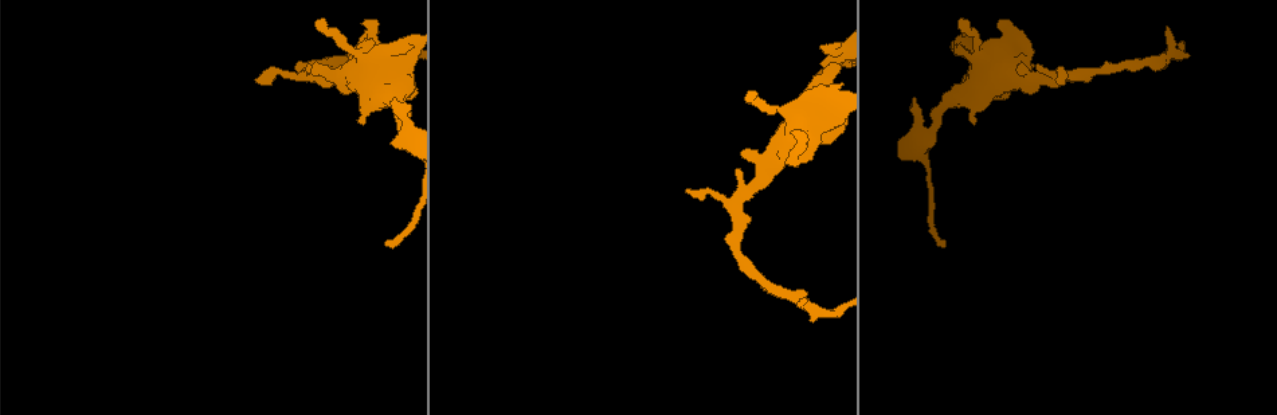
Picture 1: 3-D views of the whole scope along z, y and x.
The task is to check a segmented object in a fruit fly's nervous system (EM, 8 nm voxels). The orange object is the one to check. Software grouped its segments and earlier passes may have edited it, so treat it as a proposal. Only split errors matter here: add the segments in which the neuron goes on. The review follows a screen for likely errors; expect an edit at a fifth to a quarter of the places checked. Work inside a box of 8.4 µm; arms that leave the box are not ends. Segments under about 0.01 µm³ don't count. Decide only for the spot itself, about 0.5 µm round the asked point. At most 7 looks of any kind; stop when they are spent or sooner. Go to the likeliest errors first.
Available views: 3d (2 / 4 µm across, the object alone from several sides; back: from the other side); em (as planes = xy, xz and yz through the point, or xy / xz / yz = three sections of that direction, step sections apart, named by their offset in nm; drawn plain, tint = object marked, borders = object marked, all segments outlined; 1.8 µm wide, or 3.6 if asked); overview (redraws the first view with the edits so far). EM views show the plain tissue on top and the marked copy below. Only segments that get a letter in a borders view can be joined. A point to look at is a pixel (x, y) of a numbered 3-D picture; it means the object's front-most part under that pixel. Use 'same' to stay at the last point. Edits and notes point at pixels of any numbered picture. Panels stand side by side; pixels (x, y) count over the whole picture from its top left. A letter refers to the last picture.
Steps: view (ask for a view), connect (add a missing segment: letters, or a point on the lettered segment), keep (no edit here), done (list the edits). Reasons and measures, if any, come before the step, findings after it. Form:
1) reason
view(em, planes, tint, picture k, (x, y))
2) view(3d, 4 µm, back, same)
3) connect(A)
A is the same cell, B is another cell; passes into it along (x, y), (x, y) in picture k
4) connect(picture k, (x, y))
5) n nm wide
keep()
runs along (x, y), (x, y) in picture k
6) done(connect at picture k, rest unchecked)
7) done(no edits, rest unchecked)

view(em, planes, borders, picture 1, (686, 192))

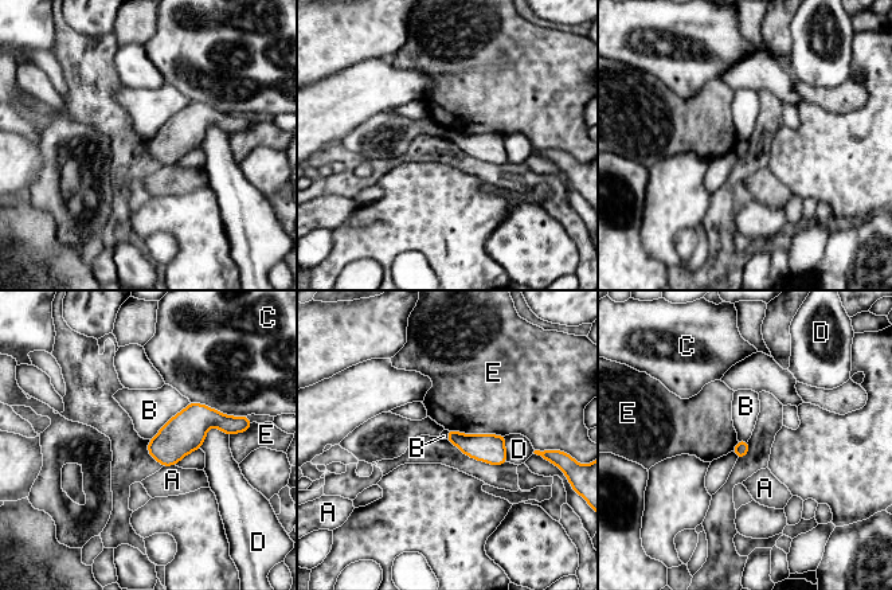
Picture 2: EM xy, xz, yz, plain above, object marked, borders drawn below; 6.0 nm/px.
keep()
A, B, C, D and E are other cells; border along (190, 402), (151, 440) in picture 2; none of them fits

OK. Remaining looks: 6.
thick end
view(em, yz, step 8, borders, picture 1, (363, 124))

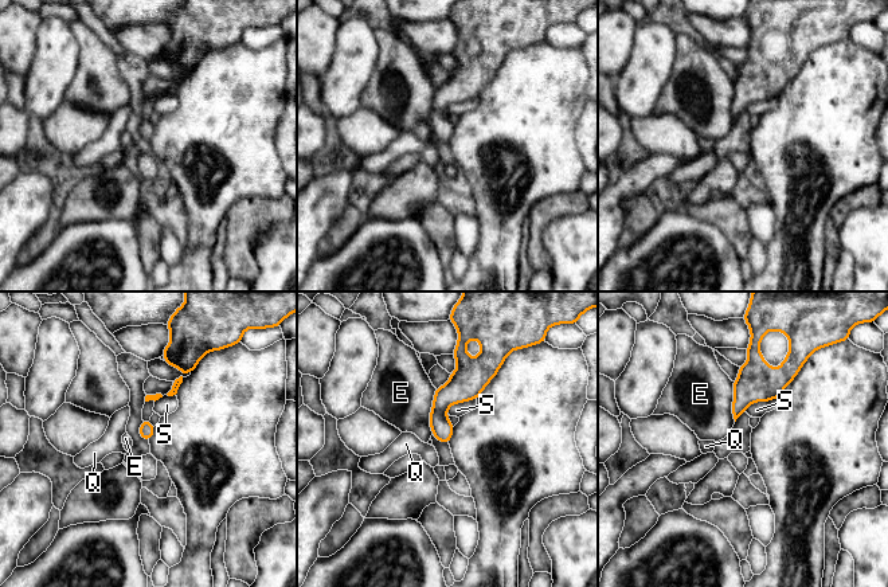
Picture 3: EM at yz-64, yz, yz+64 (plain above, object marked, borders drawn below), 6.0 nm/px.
keep()
E, Q and S are other cells; border along (435, 388), (430, 413), (431, 434) in picture 3; none of them fits

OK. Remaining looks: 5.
branch stops here
view(3d, 2 µm, picture 1, (963, 18))

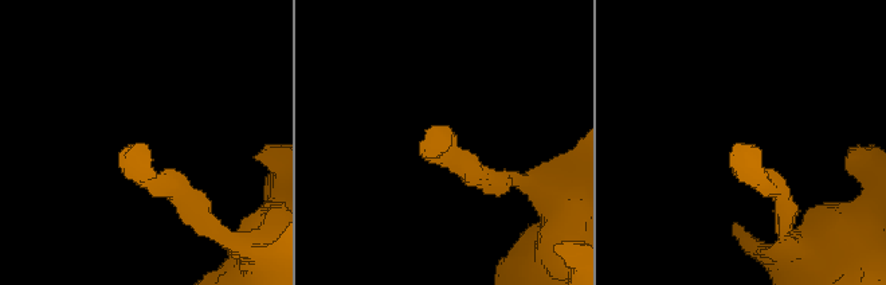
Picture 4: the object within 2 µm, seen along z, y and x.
view(em, planes, borders, picture 4, (437, 136))

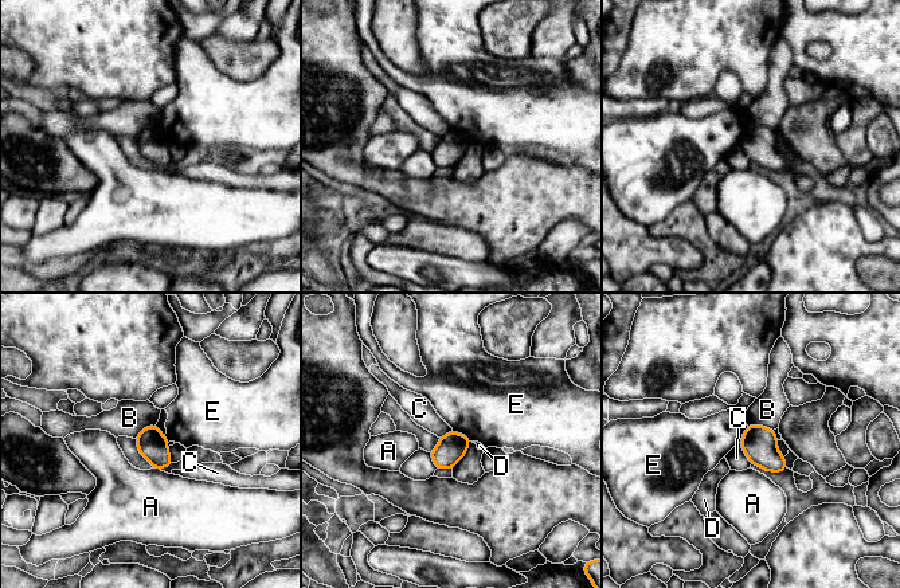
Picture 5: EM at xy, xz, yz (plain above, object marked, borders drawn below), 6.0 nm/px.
keep()
A, B, C, D and E are other cells; border along (739, 443), (751, 463) in picture 5; none of them fits

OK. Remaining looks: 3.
done(no edits, rest unchecked)

